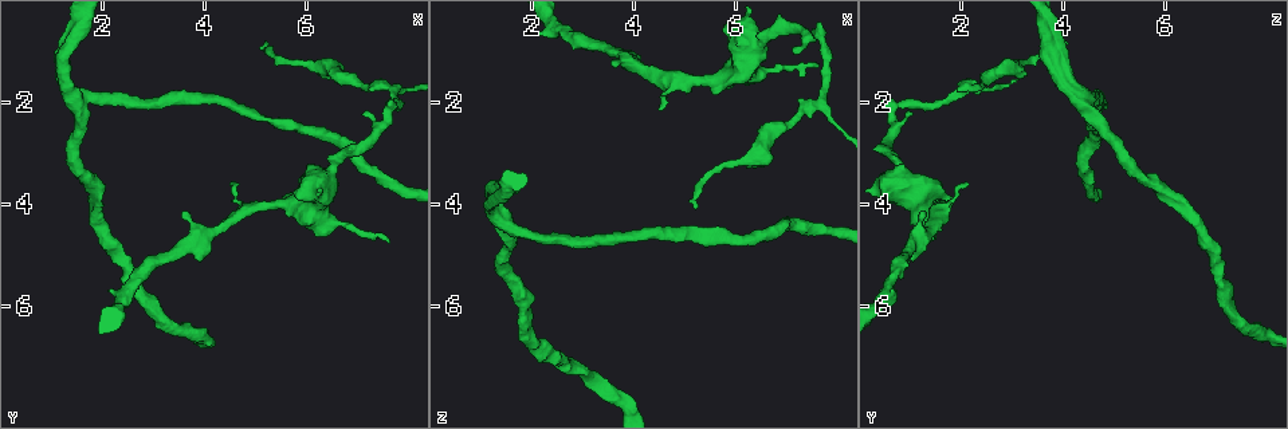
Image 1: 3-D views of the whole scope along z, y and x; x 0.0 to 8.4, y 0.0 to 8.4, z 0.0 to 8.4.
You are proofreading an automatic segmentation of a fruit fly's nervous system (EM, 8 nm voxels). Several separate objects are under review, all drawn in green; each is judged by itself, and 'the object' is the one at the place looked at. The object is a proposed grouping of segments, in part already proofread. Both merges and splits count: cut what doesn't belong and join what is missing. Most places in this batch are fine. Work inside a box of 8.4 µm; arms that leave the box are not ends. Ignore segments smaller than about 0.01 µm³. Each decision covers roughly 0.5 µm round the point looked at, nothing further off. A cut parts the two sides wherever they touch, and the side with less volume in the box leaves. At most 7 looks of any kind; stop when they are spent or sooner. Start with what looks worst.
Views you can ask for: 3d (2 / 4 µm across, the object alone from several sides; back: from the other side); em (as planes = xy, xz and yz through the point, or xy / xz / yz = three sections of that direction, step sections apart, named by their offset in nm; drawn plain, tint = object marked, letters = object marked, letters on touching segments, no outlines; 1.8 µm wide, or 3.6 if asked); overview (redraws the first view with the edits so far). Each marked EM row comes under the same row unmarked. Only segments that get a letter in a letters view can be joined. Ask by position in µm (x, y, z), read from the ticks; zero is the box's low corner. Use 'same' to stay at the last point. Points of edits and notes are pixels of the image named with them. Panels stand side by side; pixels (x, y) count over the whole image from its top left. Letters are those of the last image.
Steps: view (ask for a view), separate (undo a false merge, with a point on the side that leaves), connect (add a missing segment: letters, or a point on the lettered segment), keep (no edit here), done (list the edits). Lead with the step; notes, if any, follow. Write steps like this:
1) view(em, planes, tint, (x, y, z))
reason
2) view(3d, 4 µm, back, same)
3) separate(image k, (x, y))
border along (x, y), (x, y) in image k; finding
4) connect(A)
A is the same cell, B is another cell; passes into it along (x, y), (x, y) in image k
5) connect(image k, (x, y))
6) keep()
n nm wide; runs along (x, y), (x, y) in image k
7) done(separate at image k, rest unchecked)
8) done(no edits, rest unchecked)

view(3d, 2 µm, (1.45, 1.90, 4.35))
two arms in line, one across

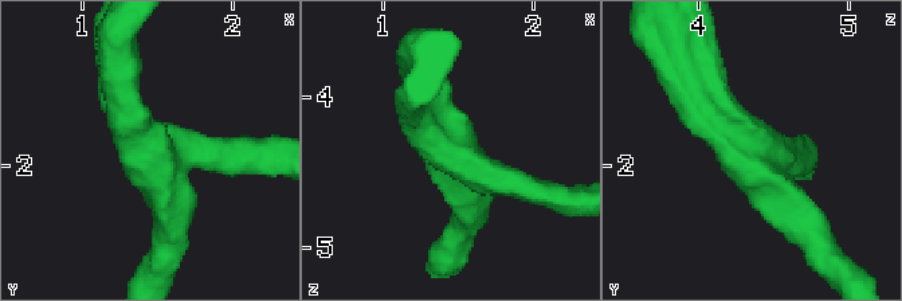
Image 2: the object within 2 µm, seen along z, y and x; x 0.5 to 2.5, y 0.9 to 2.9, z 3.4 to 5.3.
view(em, planes, letters, (1.48, 1.94, 4.34))

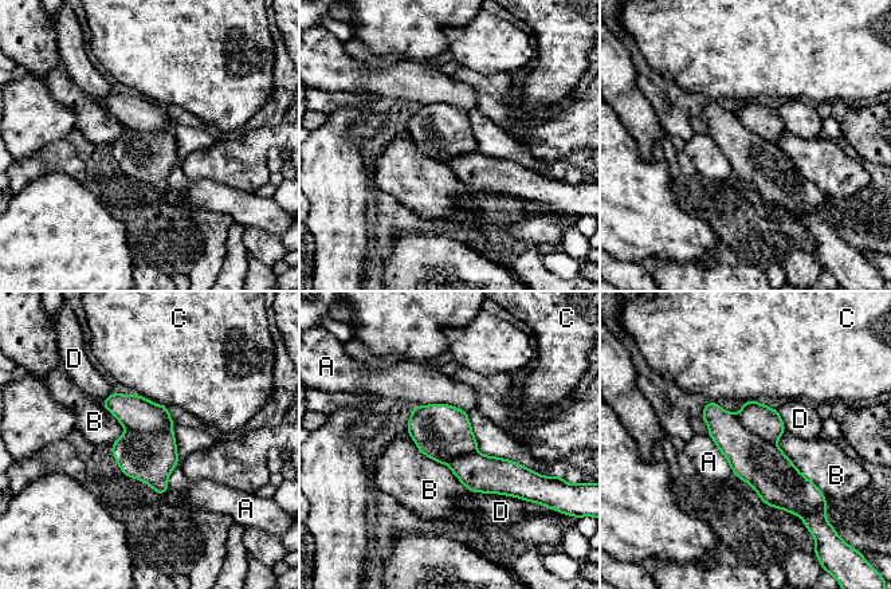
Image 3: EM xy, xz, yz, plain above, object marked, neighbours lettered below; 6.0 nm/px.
separate(image 3, (134, 412))
340 nm wide; A, B, C and D are other cells; two cells meet here

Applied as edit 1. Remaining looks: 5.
view(3d, 4 µm, (6.05, 1.25, 3.25))
thick turns thin

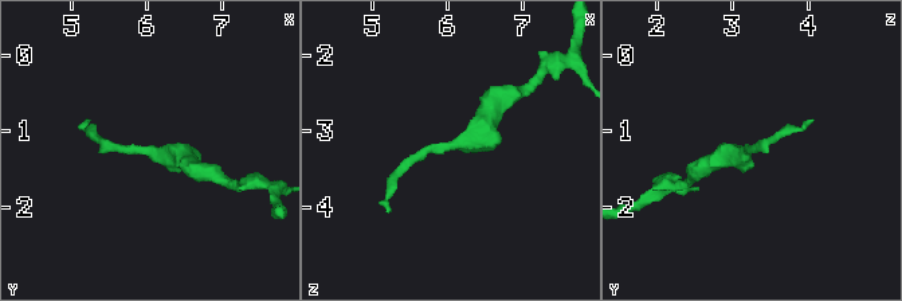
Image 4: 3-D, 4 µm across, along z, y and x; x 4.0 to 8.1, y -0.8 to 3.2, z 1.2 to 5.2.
view(em, planes, letters, (6.00, 1.30, 3.20))

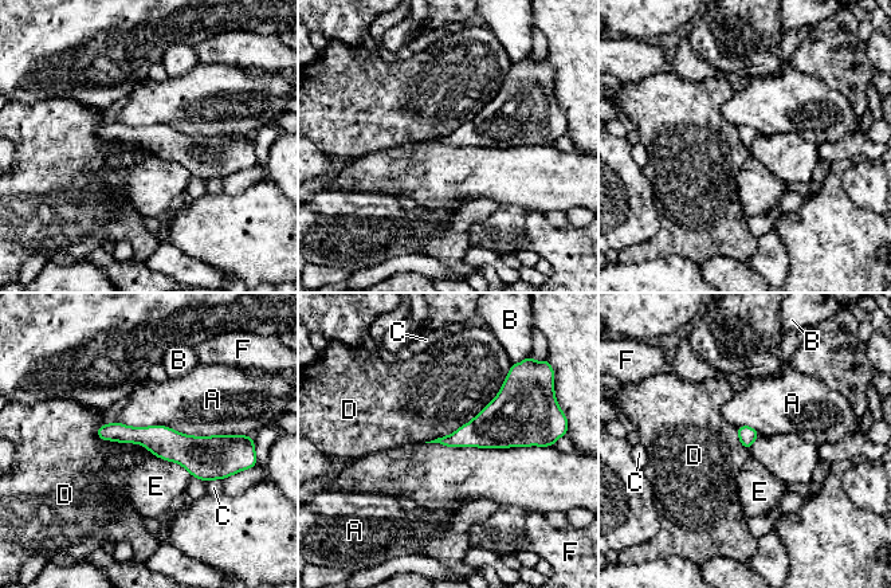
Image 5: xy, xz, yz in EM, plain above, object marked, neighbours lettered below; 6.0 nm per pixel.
keep()
A, B, C, D, E and F are other cells; border along (509, 372), (468, 422), (424, 442) in image 5; one cell here

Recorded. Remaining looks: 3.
view(em, planes, letters, (7.60, 4.75, 1.30))
branch stops here

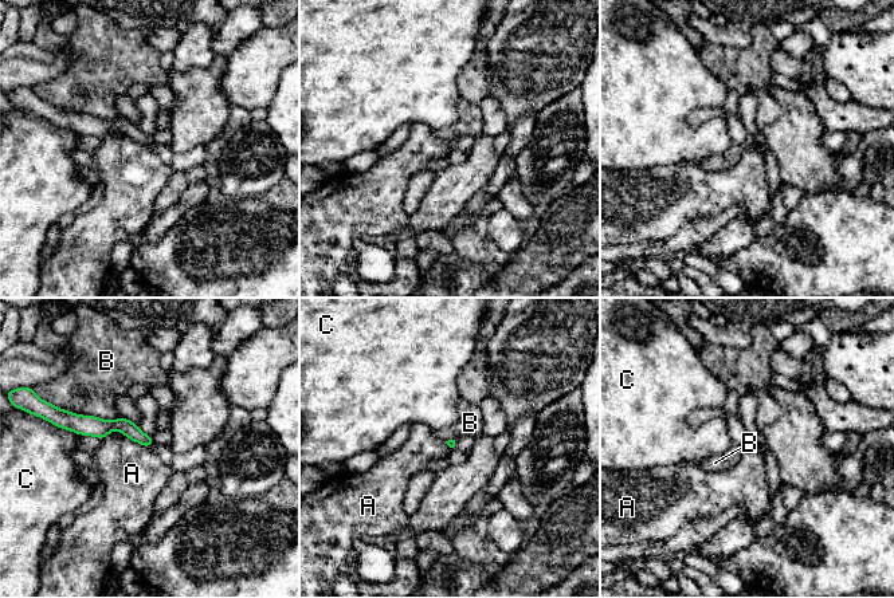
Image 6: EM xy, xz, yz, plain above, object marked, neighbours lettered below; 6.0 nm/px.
keep()
A, B and C are other cells; border along (126, 436), (151, 448) in image 6; none of them fits

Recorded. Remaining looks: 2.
done(separate at image 3, rest unchecked)

